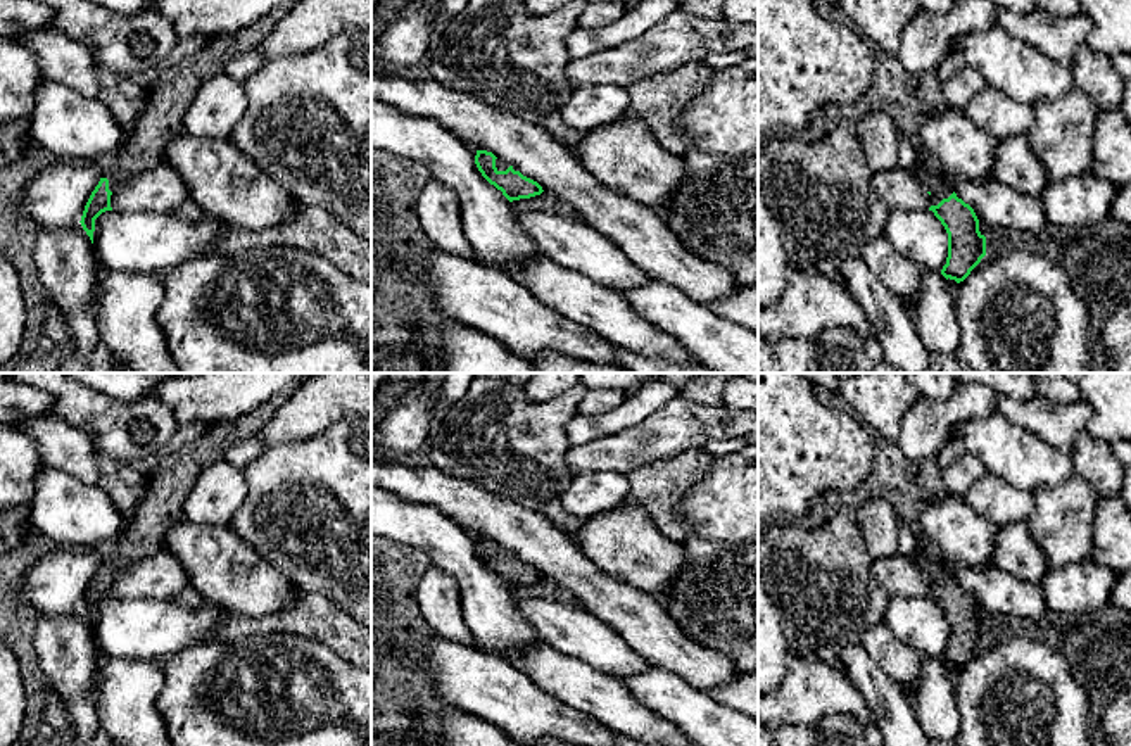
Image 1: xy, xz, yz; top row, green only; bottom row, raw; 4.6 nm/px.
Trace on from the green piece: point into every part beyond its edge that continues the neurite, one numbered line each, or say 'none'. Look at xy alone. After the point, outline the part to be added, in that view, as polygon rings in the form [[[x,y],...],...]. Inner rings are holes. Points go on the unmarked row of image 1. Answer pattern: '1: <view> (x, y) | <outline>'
1: xy (161, 508) | [[[285,389],[254,411],[212,423],[193,442],[159,458],[159,468],[148,478],[145,496],[126,520],[124,530],[104,547],[102,565],[109,566],[111,578],[164,549],[169,528],[185,520],[183,503],[200,471],[223,459],[233,444],[256,435],[290,395]]]

